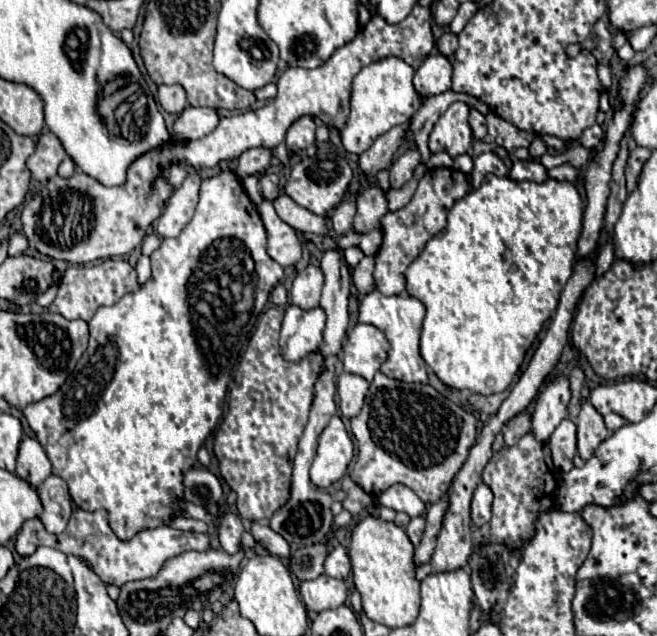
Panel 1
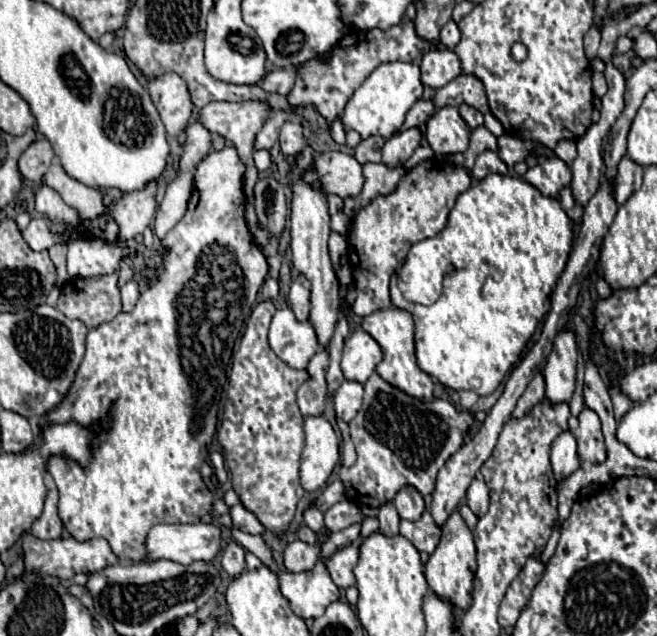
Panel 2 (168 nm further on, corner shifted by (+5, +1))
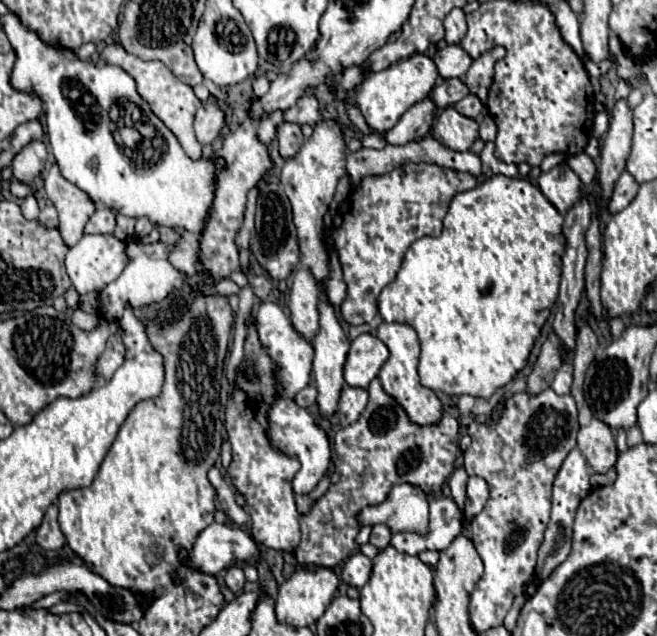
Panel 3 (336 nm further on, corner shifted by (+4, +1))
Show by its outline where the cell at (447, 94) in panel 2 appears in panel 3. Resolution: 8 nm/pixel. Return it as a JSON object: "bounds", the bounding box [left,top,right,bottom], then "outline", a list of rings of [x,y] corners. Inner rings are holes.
{"bounds":[464,47,506,103],"outline":[[[494,47],[492,51],[484,53],[480,59],[472,61],[470,71],[464,75],[464,83],[472,95],[478,95],[482,103],[488,99],[488,89],[492,85],[492,75],[494,75],[494,63],[506,55],[504,47]]]}

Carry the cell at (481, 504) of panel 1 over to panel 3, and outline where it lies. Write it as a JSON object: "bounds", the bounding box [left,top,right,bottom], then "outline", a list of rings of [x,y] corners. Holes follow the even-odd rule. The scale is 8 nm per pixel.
{"bounds":[464,477,488,519],"outline":[[[470,477],[468,479],[468,497],[466,497],[466,509],[464,515],[468,519],[476,517],[488,501],[488,483],[482,477]]]}

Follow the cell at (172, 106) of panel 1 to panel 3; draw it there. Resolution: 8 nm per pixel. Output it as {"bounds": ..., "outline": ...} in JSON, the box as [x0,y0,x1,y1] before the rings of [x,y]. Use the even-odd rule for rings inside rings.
{"bounds":[100,45,202,159],"outline":[[[108,45],[102,49],[100,57],[108,63],[120,65],[126,73],[130,73],[138,85],[138,93],[148,101],[152,113],[176,135],[178,143],[182,145],[182,149],[186,151],[186,155],[190,155],[190,159],[200,159],[202,157],[202,145],[196,141],[192,123],[194,123],[194,115],[198,111],[198,107],[202,105],[200,99],[194,95],[192,87],[182,83],[178,77],[174,77],[174,73],[160,61],[142,61],[136,55],[130,55],[124,51],[124,47],[120,45]]]}

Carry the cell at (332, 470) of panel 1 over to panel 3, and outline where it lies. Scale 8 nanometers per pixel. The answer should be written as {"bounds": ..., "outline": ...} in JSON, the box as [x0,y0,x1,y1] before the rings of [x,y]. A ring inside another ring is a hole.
{"bounds":[268,397,332,493],"outline":[[[288,397],[276,399],[276,403],[270,407],[268,423],[270,423],[268,437],[270,437],[272,445],[282,453],[290,453],[290,455],[298,457],[302,463],[300,471],[292,479],[294,493],[310,493],[318,485],[318,481],[326,475],[328,465],[330,465],[332,449],[330,449],[330,441],[328,441],[326,431],[314,421],[314,417],[306,409],[298,407],[294,403],[294,399],[288,399]]]}

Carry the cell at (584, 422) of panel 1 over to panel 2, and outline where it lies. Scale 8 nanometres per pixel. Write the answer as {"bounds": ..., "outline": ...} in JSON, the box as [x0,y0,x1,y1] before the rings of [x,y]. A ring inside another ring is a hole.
{"bounds":[573,409,605,465],"outline":[[[583,409],[579,415],[579,427],[573,431],[579,447],[579,457],[593,465],[605,461],[605,441],[601,433],[601,421],[593,409]]]}

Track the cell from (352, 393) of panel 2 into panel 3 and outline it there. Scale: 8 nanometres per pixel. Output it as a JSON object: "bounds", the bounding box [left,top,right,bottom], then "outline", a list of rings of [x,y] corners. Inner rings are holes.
{"bounds":[338,385,368,427],"outline":[[[344,385],[342,393],[340,393],[340,401],[338,401],[338,413],[340,413],[342,427],[348,427],[350,423],[354,423],[360,417],[360,413],[364,411],[366,403],[368,403],[366,389]]]}

